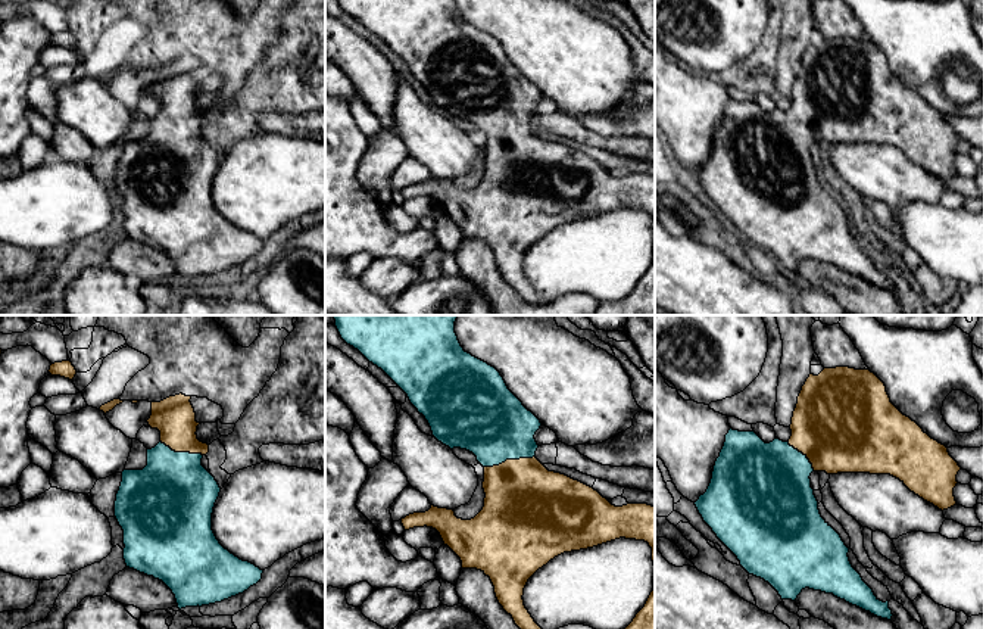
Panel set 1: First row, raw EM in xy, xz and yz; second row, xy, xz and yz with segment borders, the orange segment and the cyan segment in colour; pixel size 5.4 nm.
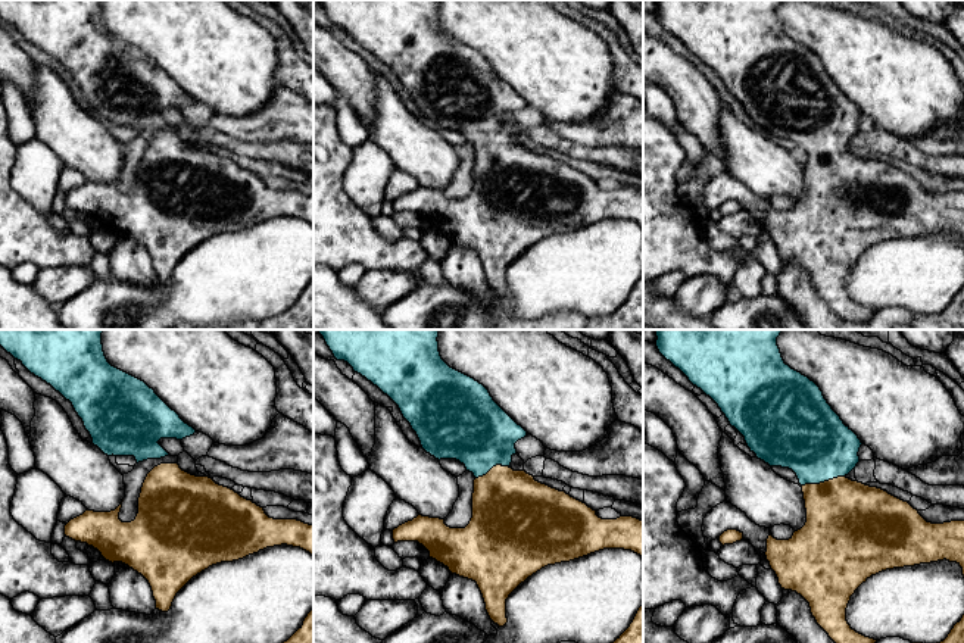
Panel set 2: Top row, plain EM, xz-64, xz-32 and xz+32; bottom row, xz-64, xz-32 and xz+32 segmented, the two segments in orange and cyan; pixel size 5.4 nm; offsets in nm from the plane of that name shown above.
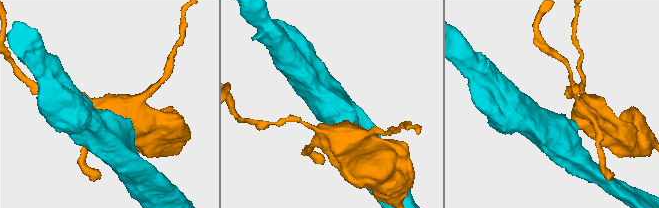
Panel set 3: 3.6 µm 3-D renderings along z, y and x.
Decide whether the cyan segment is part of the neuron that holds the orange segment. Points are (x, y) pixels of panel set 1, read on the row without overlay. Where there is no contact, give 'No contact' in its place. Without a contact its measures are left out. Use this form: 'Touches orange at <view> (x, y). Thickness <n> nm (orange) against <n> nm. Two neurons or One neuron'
Touches orange at xz (509, 130). Thickness 440 nm (orange) against 400 nm. One neuron

